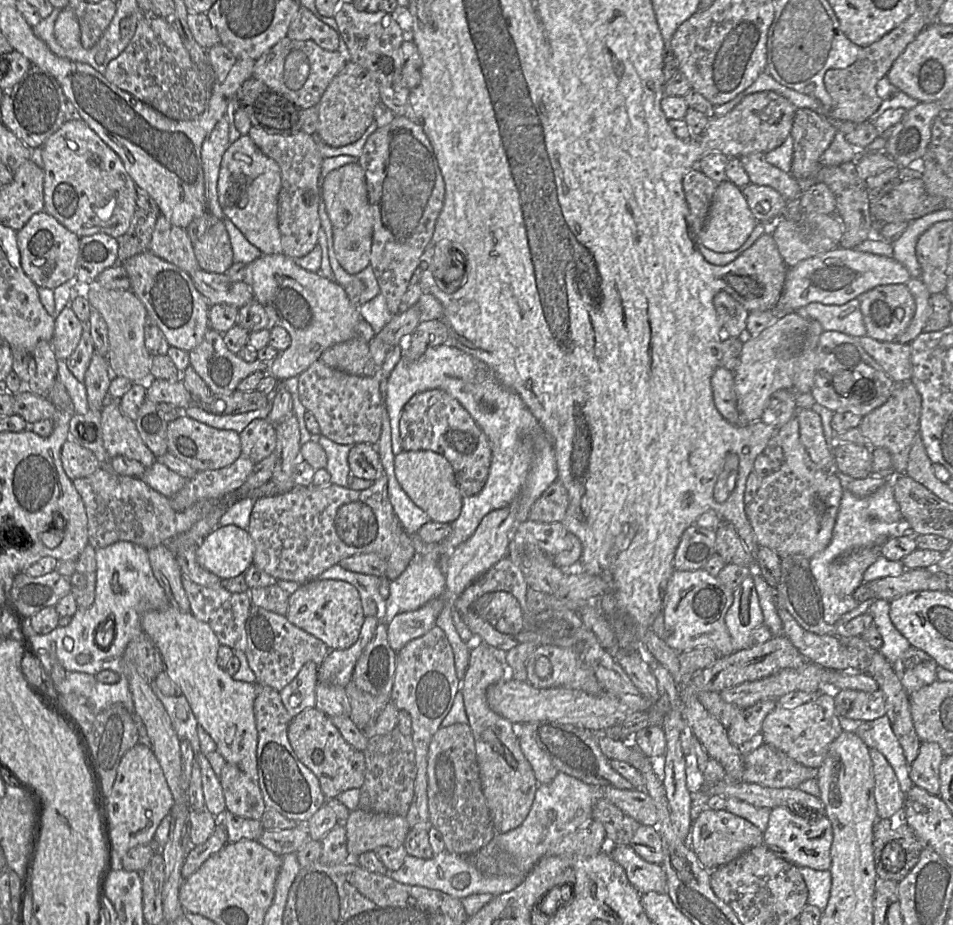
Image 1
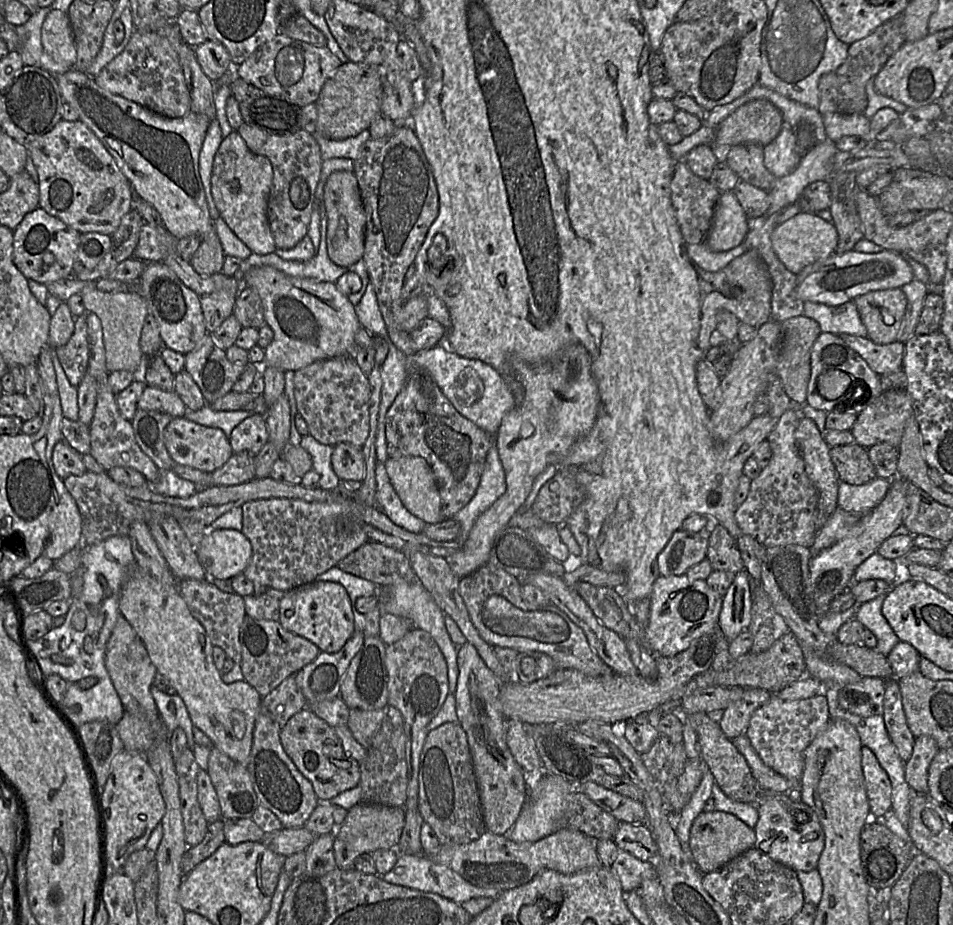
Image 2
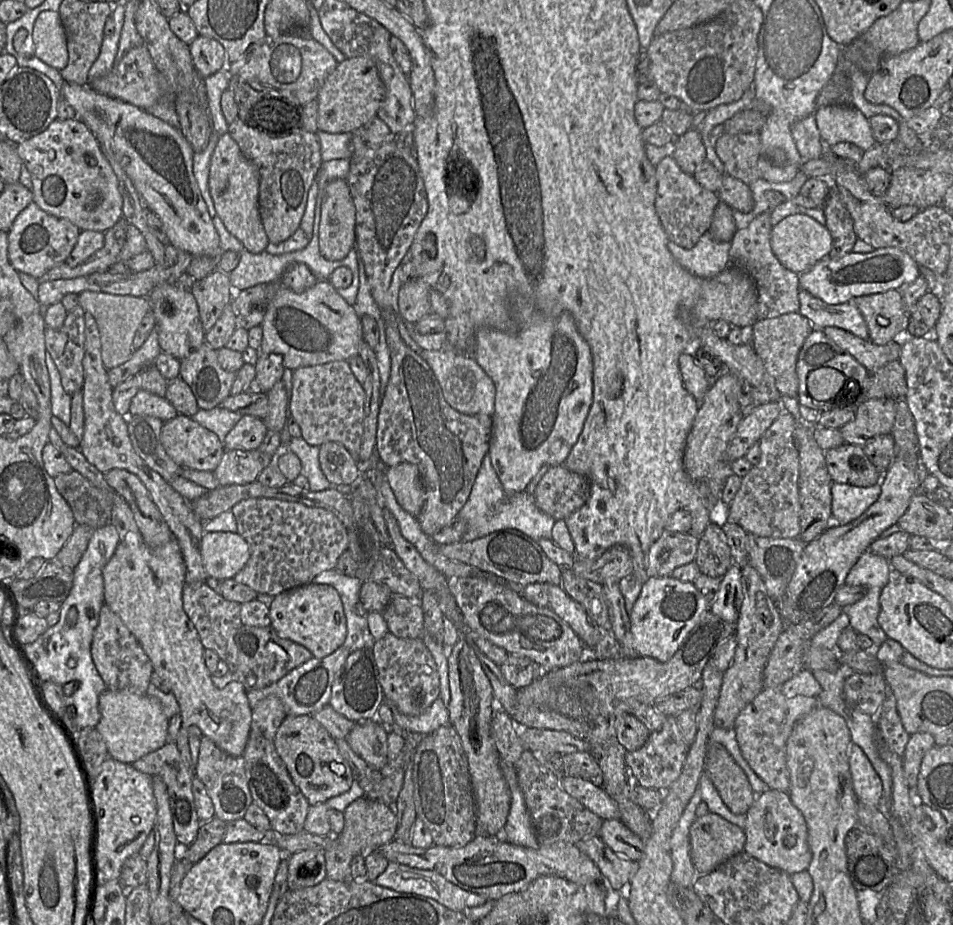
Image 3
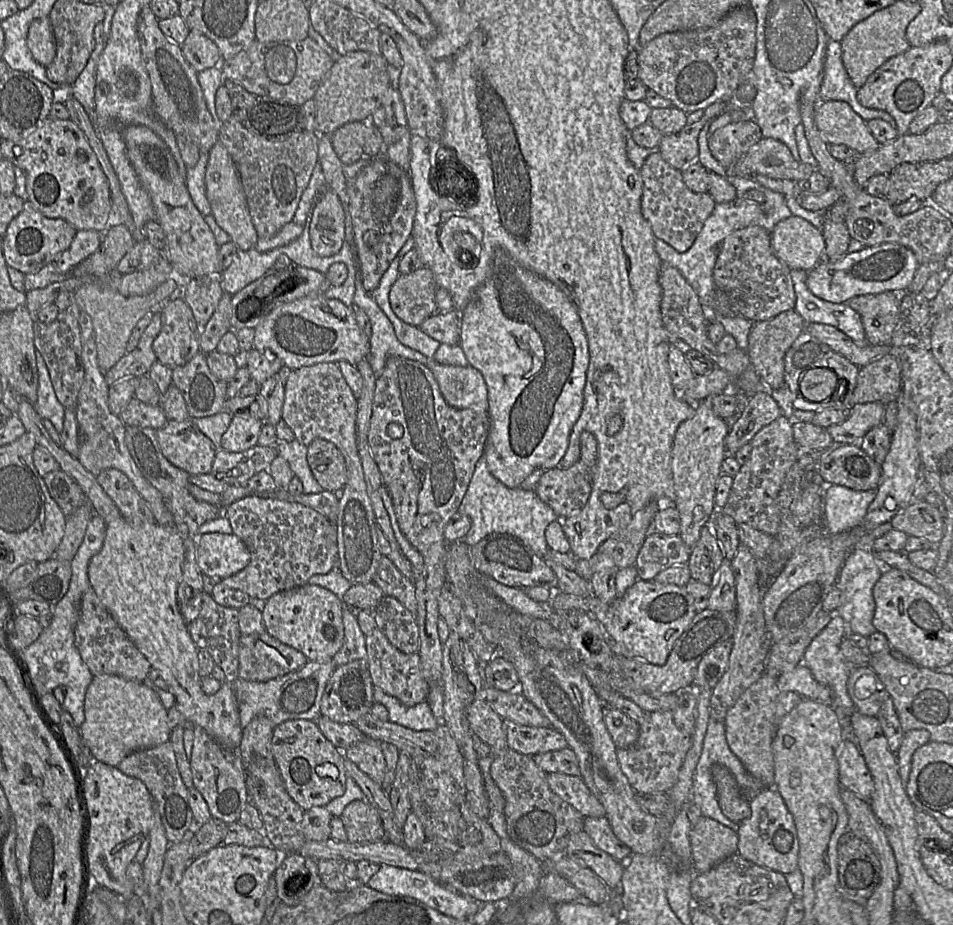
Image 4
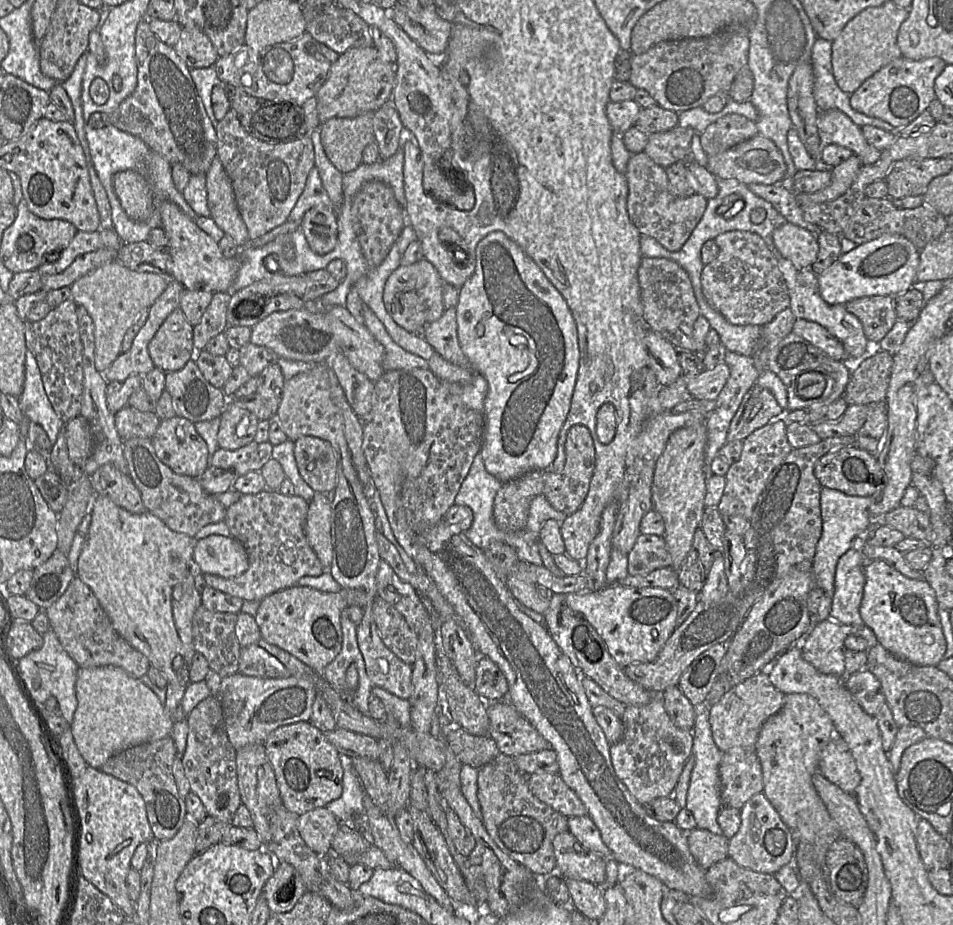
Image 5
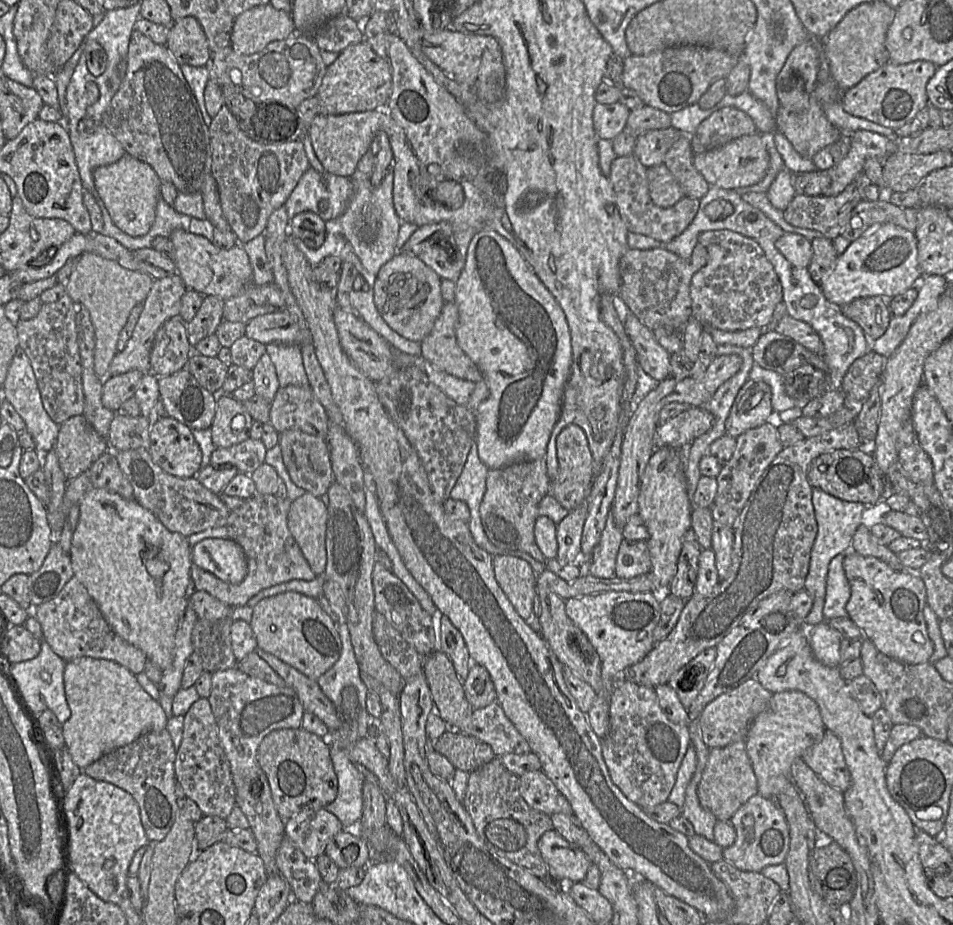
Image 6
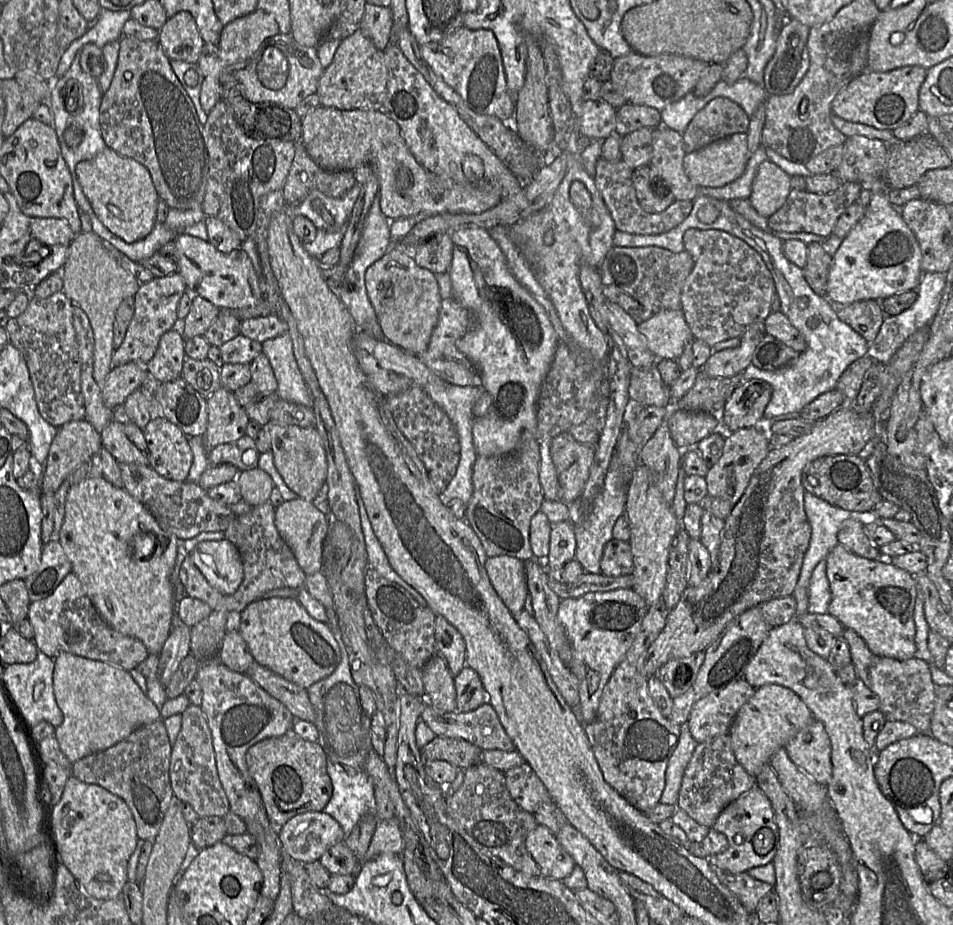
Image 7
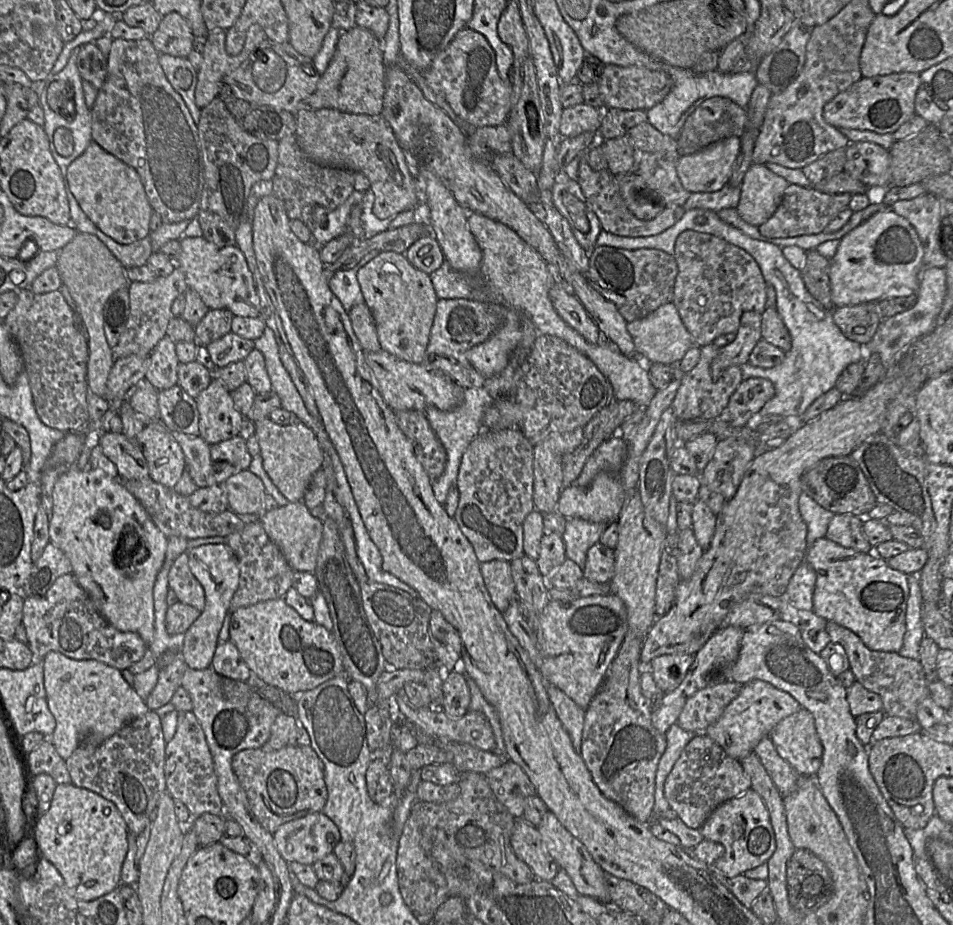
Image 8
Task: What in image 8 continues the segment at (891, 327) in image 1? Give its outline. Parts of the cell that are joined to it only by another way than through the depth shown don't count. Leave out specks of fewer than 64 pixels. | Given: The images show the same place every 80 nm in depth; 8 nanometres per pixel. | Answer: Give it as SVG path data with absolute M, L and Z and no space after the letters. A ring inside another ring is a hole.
M878 302L835 307L833 320L841 332L850 340L866 345L875 335L881 316Z

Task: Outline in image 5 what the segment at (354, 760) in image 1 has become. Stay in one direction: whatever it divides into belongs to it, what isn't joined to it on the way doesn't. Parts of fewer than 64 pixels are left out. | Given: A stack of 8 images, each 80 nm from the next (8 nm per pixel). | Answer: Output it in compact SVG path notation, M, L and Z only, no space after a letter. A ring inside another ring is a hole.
M299 721L280 726L267 736L264 746L287 810L301 815L340 797L345 760L312 723Z

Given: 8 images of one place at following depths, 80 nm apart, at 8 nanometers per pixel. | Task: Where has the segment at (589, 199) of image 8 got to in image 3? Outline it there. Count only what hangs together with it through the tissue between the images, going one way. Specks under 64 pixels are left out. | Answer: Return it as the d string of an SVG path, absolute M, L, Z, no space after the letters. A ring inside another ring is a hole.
M672 157L656 165L657 194L655 210L670 242L691 249L712 224L714 211L720 201L716 192L702 187L692 175L681 170Z

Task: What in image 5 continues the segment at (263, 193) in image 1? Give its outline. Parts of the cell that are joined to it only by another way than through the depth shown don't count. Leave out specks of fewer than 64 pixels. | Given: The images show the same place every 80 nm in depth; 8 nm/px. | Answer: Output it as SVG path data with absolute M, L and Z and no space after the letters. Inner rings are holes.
M217 155L214 157L210 168L206 173L206 191L210 217L225 234L232 238L236 246L240 249L247 246L252 240L249 239L247 227L237 208L231 180L225 172Z

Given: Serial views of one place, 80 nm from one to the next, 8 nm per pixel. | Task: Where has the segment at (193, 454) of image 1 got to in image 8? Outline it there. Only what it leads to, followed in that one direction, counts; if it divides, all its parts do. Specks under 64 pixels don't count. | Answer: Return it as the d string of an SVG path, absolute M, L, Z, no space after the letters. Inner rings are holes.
M150 422L137 435L148 465L148 476L163 486L173 488L185 469L185 456L170 430L161 422Z

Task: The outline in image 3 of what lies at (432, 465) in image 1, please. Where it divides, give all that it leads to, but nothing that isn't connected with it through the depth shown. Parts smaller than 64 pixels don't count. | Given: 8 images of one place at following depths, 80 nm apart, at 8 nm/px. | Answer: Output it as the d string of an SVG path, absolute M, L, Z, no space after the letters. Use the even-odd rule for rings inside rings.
M403 462L385 469L386 479L400 507L414 516L420 514L425 495L420 472L415 464Z

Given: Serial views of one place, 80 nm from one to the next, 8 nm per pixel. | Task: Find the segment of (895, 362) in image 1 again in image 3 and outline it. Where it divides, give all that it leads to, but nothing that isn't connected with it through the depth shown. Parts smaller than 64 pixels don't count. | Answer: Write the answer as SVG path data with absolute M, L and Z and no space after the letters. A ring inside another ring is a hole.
M828 326L822 329L839 347L851 354L870 373L887 363L898 360L901 352L901 339L877 345L870 339L862 339L839 327Z

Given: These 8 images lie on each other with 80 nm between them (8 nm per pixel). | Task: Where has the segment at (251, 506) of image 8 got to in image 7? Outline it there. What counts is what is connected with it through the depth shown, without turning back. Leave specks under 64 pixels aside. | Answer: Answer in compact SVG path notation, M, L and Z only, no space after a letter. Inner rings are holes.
M260 468L241 471L237 474L241 500L254 507L268 501L274 488L271 476Z

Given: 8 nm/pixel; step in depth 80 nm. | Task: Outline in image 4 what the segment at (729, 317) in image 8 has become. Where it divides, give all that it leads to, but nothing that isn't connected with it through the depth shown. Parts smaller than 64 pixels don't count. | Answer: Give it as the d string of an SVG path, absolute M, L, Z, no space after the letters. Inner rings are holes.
M749 225L731 232L722 241L722 250L713 269L713 281L728 295L732 306L736 306L737 315L757 322L794 308L796 297L790 271L774 253L770 232L760 225Z

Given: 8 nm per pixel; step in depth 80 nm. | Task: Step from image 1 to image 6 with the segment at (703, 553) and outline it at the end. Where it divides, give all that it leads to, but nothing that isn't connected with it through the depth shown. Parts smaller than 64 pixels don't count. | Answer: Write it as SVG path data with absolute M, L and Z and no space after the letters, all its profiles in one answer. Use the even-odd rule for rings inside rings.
M623 539L616 557L616 576L632 578L646 574L650 569L651 560L646 540Z

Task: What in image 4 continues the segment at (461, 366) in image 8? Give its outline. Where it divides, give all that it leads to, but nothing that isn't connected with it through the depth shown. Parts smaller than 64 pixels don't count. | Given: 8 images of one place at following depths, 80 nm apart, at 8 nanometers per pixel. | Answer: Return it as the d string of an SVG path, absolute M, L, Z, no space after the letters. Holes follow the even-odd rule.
M455 309L442 313L436 312L419 328L441 344L460 344L460 314Z

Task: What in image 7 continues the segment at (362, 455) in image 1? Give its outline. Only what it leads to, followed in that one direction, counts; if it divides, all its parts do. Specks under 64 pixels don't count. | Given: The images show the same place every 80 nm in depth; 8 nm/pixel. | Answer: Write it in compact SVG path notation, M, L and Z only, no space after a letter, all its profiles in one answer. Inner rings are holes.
M271 420L264 425L270 436L273 463L285 484L298 497L313 501L325 487L327 460L322 439L315 428L279 425Z

